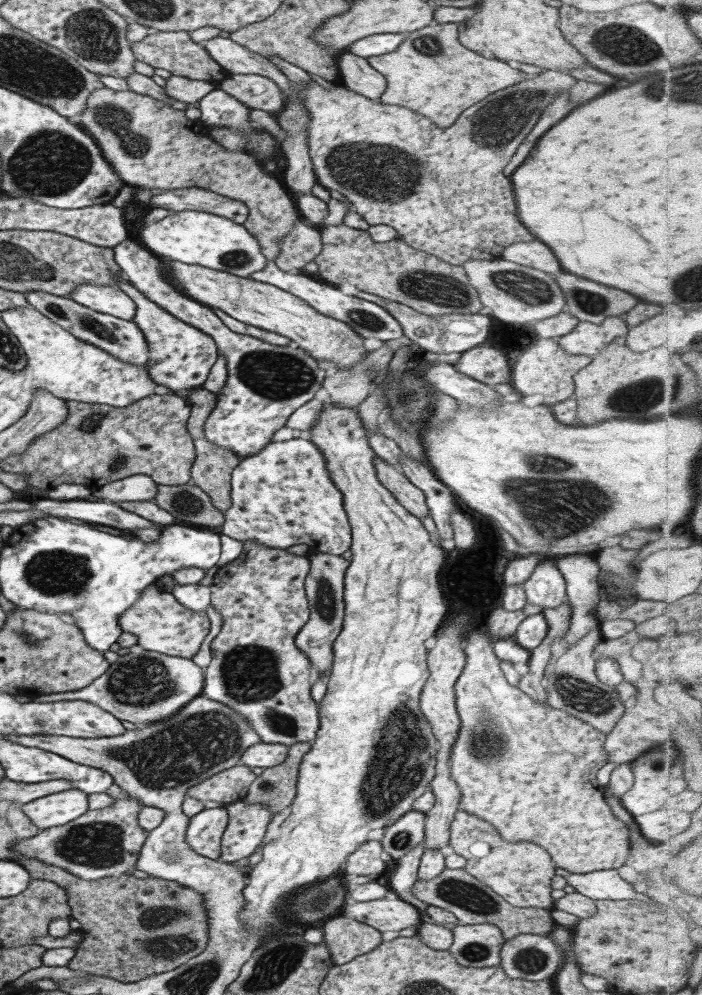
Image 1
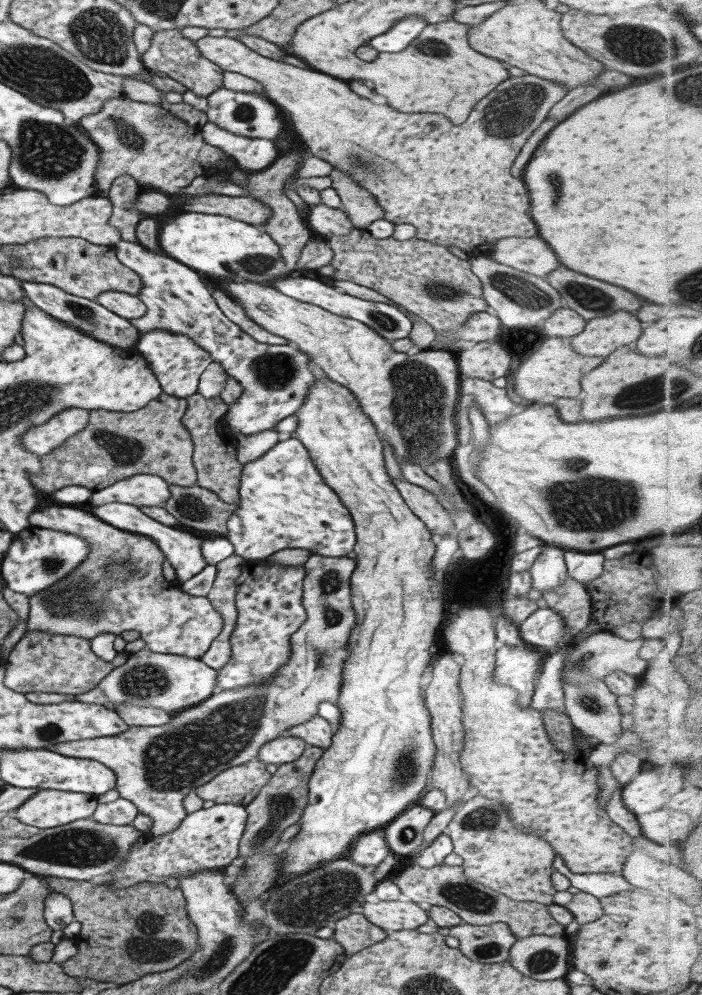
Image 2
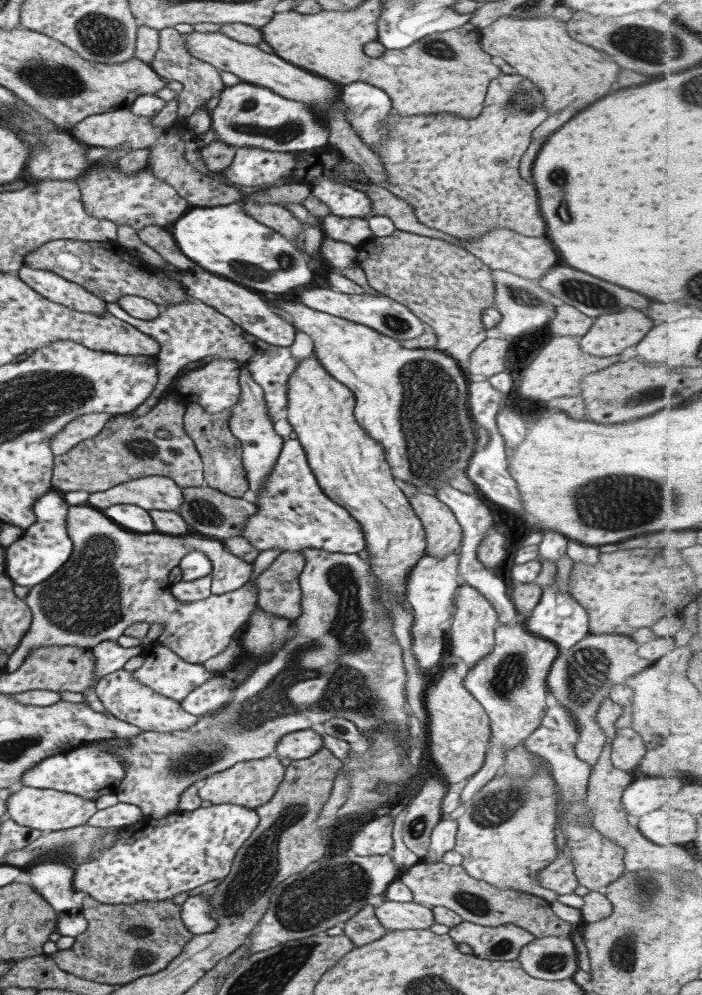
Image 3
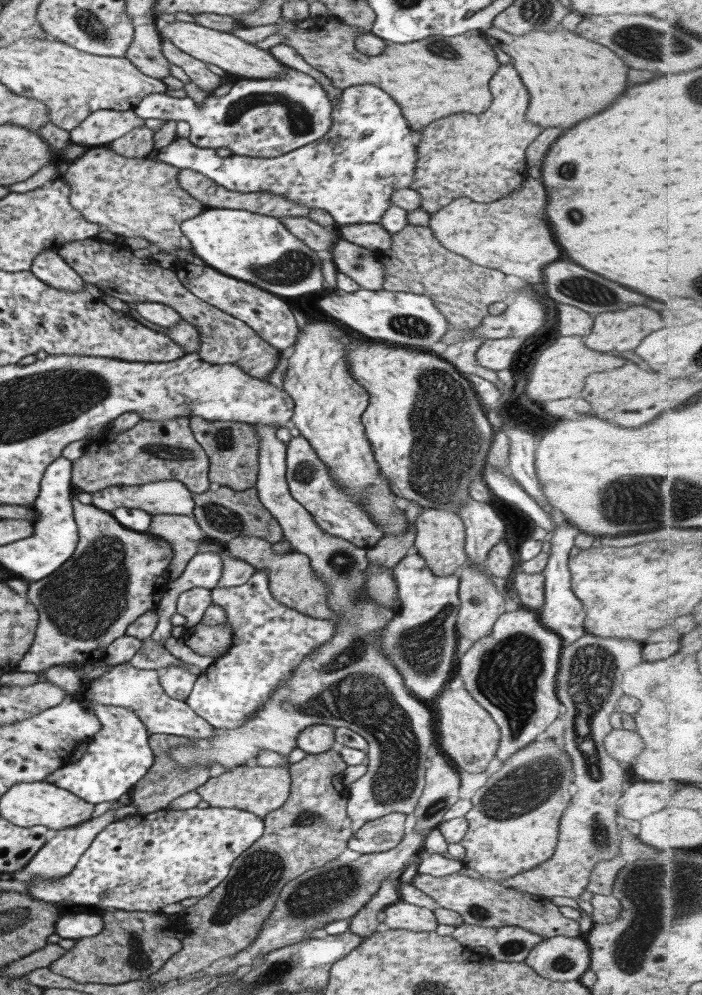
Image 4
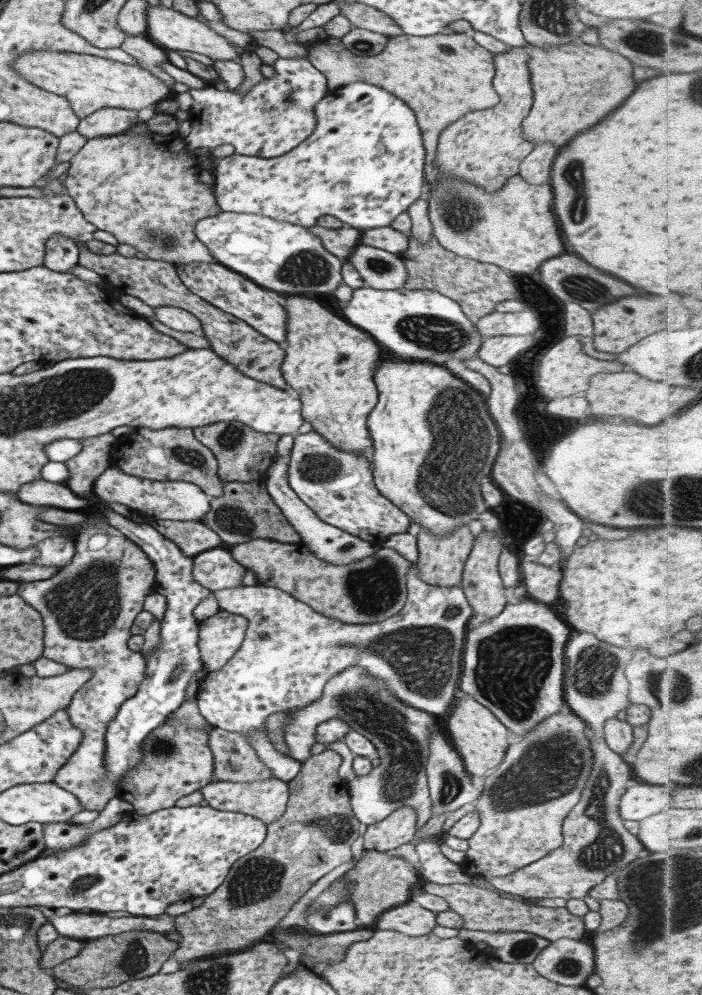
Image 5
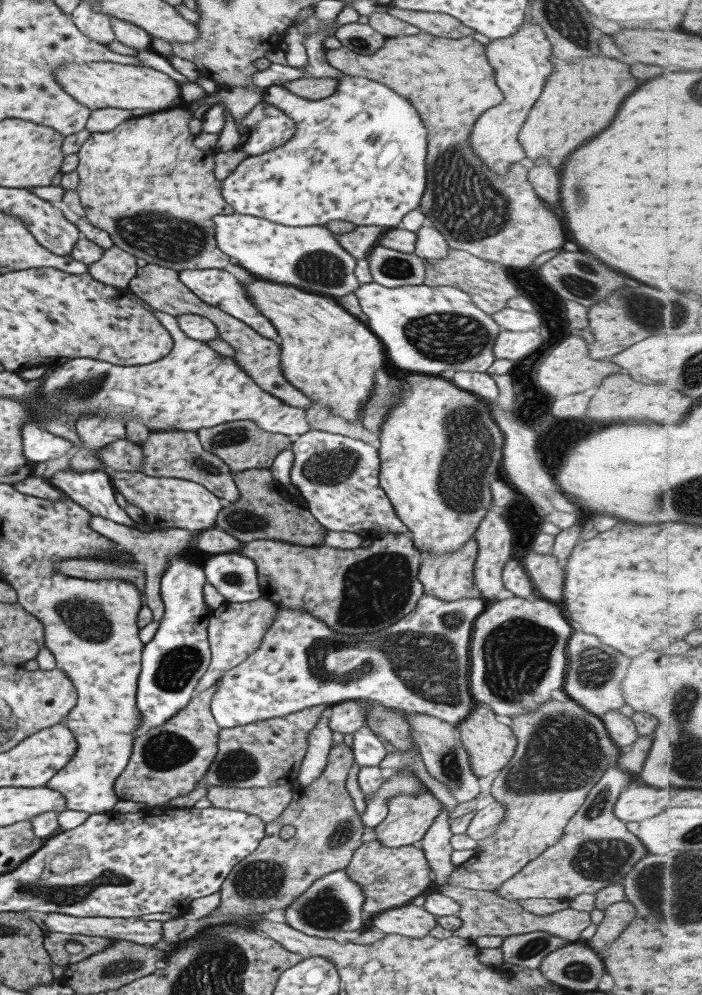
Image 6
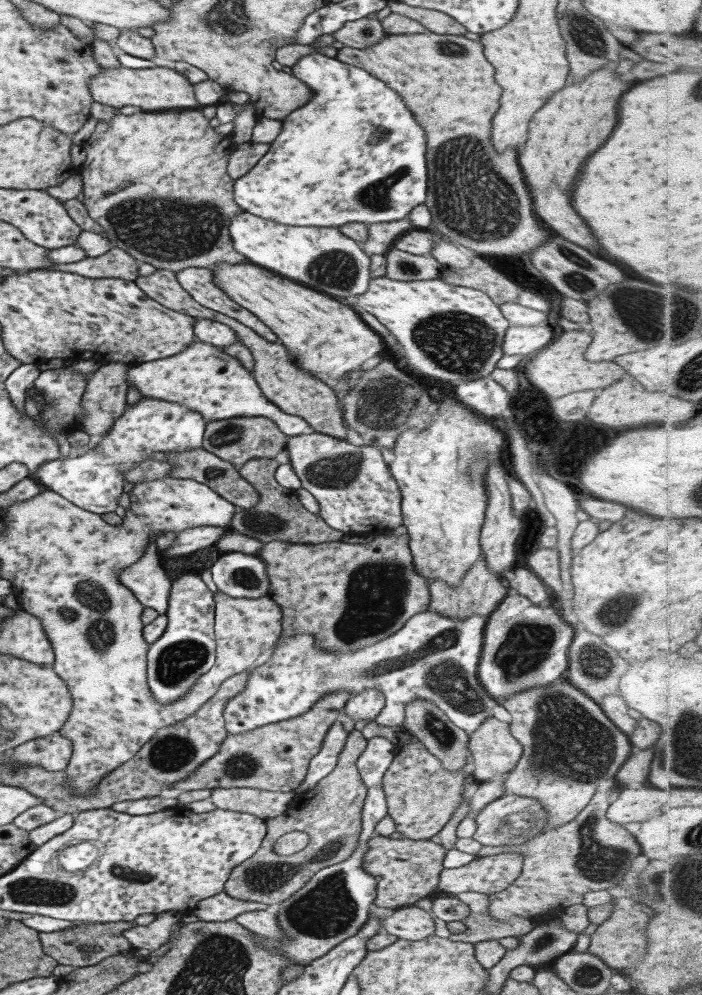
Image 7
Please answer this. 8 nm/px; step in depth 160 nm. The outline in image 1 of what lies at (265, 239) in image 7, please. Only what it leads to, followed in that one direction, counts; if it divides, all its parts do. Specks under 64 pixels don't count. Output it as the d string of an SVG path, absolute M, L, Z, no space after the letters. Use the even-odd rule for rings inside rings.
M169 212L169 216L144 224L139 230L139 244L152 255L182 264L247 277L265 268L259 242L235 221L208 212Z

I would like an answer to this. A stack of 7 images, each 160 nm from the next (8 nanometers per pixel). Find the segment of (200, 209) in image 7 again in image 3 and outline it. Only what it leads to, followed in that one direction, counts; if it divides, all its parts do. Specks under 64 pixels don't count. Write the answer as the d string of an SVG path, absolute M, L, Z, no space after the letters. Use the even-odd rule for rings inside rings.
M93 163L76 183L80 192L79 200L89 216L108 220L116 226L129 226L136 231L149 226L167 230L179 216L183 216L191 208L170 184L155 178L147 167L124 175L116 164L103 166Z

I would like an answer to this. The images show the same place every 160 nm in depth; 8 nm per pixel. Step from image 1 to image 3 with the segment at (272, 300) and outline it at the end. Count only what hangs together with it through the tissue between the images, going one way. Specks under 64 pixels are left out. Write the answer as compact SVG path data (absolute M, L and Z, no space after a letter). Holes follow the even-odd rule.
M285 299L274 301L269 303L269 306L274 308L274 311L283 318L289 318L291 324L297 330L304 332L309 336L311 342L313 343L312 350L315 353L315 358L317 362L321 364L322 368L331 375L335 380L338 380L343 386L346 386L351 390L353 396L355 397L355 404L352 410L354 419L357 421L359 428L362 428L380 447L384 452L385 462L389 465L391 474L393 478L398 478L402 482L408 482L419 488L419 486L427 486L431 490L438 490L442 486L445 486L450 482L451 477L455 476L457 472L465 471L467 467L467 460L471 458L473 454L473 444L475 444L475 434L473 434L473 422L469 418L468 411L468 381L466 375L463 373L460 365L457 362L447 356L441 351L437 351L434 348L431 349L408 349L402 346L400 342L391 337L383 336L378 332L375 332L372 328L367 328L362 324L353 323L349 320L337 318L336 316L331 316L325 312L313 310L312 308L307 308L297 301L285 302Z

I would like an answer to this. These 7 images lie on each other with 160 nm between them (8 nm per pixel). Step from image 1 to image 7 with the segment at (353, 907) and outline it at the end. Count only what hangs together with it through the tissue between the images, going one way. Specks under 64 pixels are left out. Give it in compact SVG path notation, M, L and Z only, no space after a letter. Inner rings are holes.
M414 905L398 907L393 913L381 920L387 934L396 936L398 939L415 942L433 935L433 918L427 911Z

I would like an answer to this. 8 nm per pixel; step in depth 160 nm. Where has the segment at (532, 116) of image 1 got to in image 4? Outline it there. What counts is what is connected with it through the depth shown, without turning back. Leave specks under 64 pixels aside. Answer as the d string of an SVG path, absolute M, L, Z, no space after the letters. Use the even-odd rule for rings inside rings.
M171 22L171 24L156 24L159 35L166 38L181 52L204 62L213 64L224 70L233 79L274 79L285 68L275 60L268 50L253 47L249 43L226 32L219 32L212 28L198 26L191 22ZM501 64L497 68L497 72L489 80L489 92L493 96L491 108L487 108L479 116L461 114L465 118L457 118L457 114L453 114L431 122L419 136L421 140L415 146L417 158L410 189L419 193L420 206L429 216L459 197L467 197L478 203L495 202L507 193L516 191L527 176L525 149L541 132L541 128L526 121L529 95L512 64Z

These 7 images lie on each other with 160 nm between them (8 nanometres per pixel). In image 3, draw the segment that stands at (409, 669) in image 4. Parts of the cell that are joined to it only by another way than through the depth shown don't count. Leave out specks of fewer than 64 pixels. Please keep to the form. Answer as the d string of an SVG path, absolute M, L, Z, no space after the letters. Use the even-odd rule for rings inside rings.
M452 552L446 556L423 555L410 569L404 582L404 602L410 607L412 625L410 626L411 652L417 662L420 673L429 681L431 668L440 665L446 652L446 630L452 615L449 612L451 597L455 588L462 583L458 575L459 553Z

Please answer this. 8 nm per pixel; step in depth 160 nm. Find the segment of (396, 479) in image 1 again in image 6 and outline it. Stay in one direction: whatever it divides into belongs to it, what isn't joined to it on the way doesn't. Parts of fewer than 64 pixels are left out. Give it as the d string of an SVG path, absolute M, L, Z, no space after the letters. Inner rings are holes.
M470 538L464 546L447 554L423 554L417 578L422 584L423 592L430 593L439 600L451 602L460 598L480 598L473 580L473 563L476 559L477 543Z

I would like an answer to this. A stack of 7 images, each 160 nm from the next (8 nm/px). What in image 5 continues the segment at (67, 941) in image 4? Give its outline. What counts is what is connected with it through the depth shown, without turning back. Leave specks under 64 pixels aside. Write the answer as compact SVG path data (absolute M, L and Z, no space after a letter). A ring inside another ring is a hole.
M72 912L63 916L52 916L48 921L61 936L78 941L101 938L132 930L148 930L159 934L173 933L174 923L169 915L157 917L134 917L102 913Z

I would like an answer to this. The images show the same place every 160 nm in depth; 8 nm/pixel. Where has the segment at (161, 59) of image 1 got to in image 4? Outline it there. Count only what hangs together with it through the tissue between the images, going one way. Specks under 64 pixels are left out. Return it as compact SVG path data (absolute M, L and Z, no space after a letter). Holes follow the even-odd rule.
M161 36L161 52L168 60L169 64L178 66L188 76L189 81L193 81L201 90L211 94L217 86L225 81L216 74L211 73L205 67L205 63L181 52L173 46L166 38Z

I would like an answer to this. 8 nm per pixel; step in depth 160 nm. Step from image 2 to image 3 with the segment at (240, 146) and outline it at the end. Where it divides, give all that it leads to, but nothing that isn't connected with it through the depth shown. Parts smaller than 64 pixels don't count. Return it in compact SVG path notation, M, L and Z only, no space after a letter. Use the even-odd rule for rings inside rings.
M245 146L236 147L231 163L216 174L221 178L225 177L227 182L241 186L271 185L281 178L288 178L289 182L306 185L310 194L323 202L333 216L363 219L371 210L371 199L363 191L349 186L351 182L358 180L356 177L358 170L360 170L358 164L343 157L331 146L323 147L320 150L300 151L298 155ZM338 180L343 180L343 182Z

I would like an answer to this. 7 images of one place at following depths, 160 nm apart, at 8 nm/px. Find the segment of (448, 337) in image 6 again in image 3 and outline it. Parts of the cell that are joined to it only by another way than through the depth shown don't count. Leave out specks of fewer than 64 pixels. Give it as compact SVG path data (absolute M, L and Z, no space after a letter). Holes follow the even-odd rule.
M311 288L311 290L298 289L295 292L295 301L307 308L325 312L337 318L349 320L372 328L383 336L391 337L398 342L411 340L424 333L422 322L403 304L379 294L342 294L323 288Z

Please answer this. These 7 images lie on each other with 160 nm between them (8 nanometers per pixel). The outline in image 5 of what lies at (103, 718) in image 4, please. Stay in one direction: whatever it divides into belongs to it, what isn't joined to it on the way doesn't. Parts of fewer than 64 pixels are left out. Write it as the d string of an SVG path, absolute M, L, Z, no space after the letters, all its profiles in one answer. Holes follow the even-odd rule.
M103 508L102 515L106 523L116 528L125 538L135 543L152 562L155 572L154 592L165 596L166 608L159 625L159 640L156 647L146 654L143 680L138 684L137 692L125 700L117 710L111 723L107 723L103 744L103 768L105 775L101 782L119 784L123 774L141 761L141 744L154 728L163 725L165 717L171 715L184 701L187 685L194 680L195 672L202 668L198 649L198 621L193 617L193 608L209 593L192 575L192 558L184 556L179 547L162 534L159 534L148 522L133 522L129 517Z

